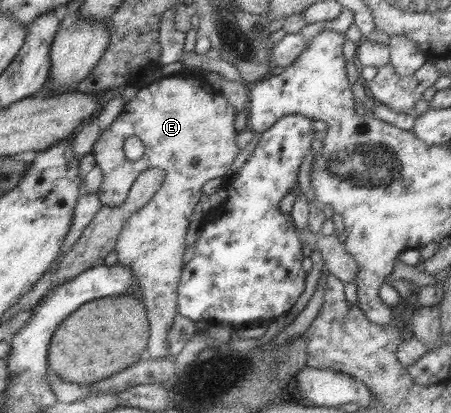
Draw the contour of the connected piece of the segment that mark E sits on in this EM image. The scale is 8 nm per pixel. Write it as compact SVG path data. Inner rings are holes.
M185 72L182 76L175 75L170 77L164 77L159 79L158 81L151 81L149 85L139 85L137 93L135 93L135 97L131 99L131 101L126 102L123 105L123 109L120 115L107 127L107 129L103 129L97 136L95 143L93 143L93 147L91 147L91 154L94 157L95 163L97 167L99 167L101 174L103 175L100 187L98 188L97 197L99 198L99 203L102 206L107 207L119 207L127 197L128 192L130 191L131 185L133 181L147 169L150 168L158 168L164 172L164 179L159 186L159 189L149 198L149 201L142 205L138 210L135 210L133 214L129 215L129 218L123 222L123 227L117 236L117 241L115 244L115 253L117 255L118 263L121 265L125 265L125 267L129 267L131 269L131 273L133 273L133 277L135 277L137 282L137 287L139 287L139 291L141 291L141 303L144 305L144 309L146 310L146 317L148 321L149 328L149 337L147 340L146 347L146 356L151 359L163 359L163 357L170 357L169 351L167 351L167 329L173 325L173 318L175 315L178 315L178 308L175 299L177 299L177 283L179 281L180 273L183 267L183 263L181 261L181 256L183 255L183 251L185 251L185 235L187 231L187 225L189 224L189 217L193 215L193 206L195 203L199 202L201 195L201 187L203 183L215 179L220 178L223 179L226 172L230 169L231 164L235 161L235 157L237 157L237 153L241 151L241 149L236 144L237 131L234 127L234 119L235 119L235 110L233 107L227 104L227 101L222 97L218 90L214 89L203 77L197 76L195 73ZM135 135L138 137L143 144L144 152L141 155L141 158L135 162L131 162L125 158L123 154L123 150L121 149L123 145L123 141L125 138Z

